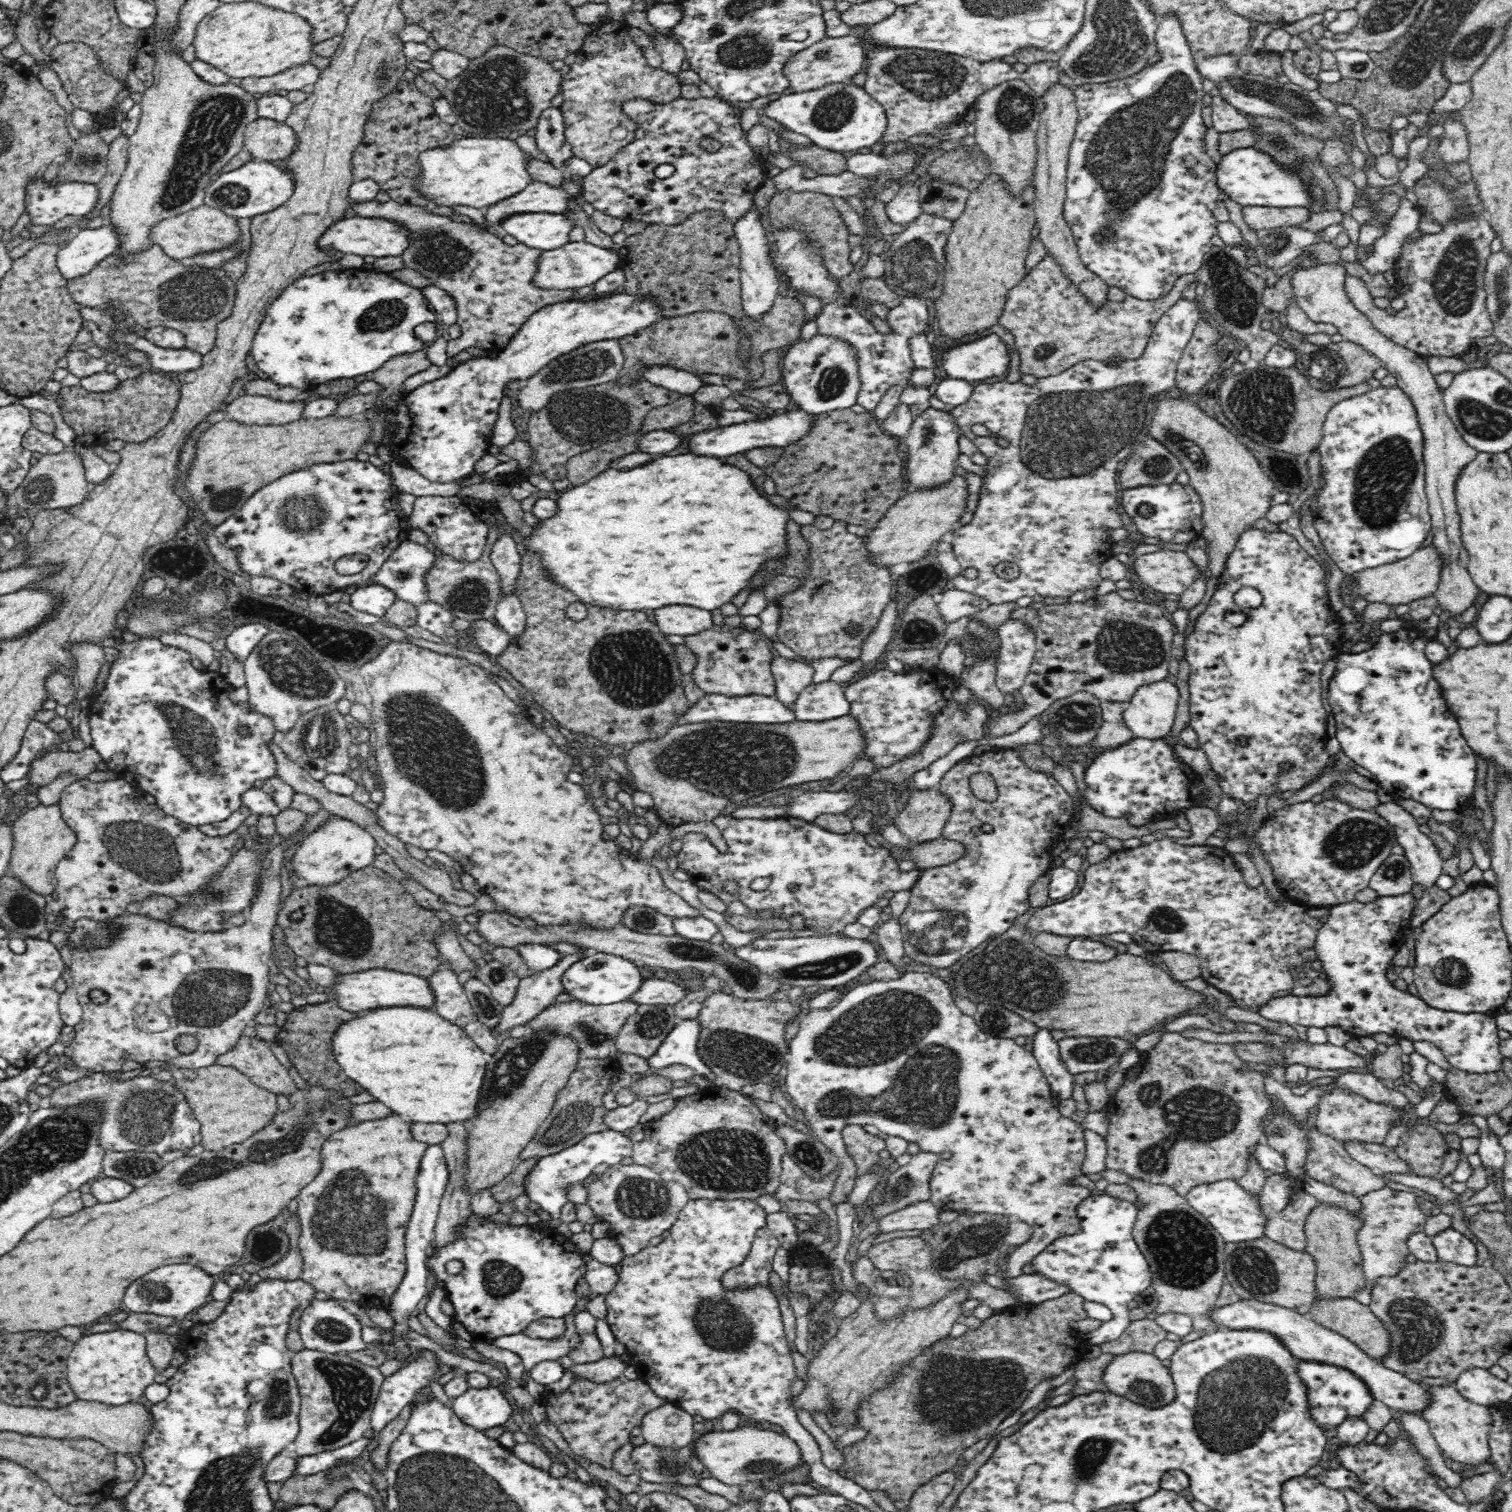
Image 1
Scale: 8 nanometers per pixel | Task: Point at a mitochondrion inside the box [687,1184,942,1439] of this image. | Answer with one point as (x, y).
(723, 1327)

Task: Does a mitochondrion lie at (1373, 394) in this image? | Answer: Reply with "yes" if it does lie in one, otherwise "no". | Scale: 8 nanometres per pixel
no

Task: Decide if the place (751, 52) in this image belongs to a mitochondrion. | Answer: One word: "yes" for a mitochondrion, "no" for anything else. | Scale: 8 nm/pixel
yes

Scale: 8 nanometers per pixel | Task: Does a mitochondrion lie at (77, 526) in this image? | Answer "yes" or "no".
no

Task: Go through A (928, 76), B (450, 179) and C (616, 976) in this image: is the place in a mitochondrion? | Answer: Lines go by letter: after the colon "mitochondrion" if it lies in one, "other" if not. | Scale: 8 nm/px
A: mitochondrion
B: other
C: other

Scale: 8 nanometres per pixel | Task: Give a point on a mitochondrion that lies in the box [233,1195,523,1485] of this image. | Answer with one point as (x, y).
(352, 1388)

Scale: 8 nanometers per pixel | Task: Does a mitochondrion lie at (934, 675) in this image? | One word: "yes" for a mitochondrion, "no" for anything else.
no

